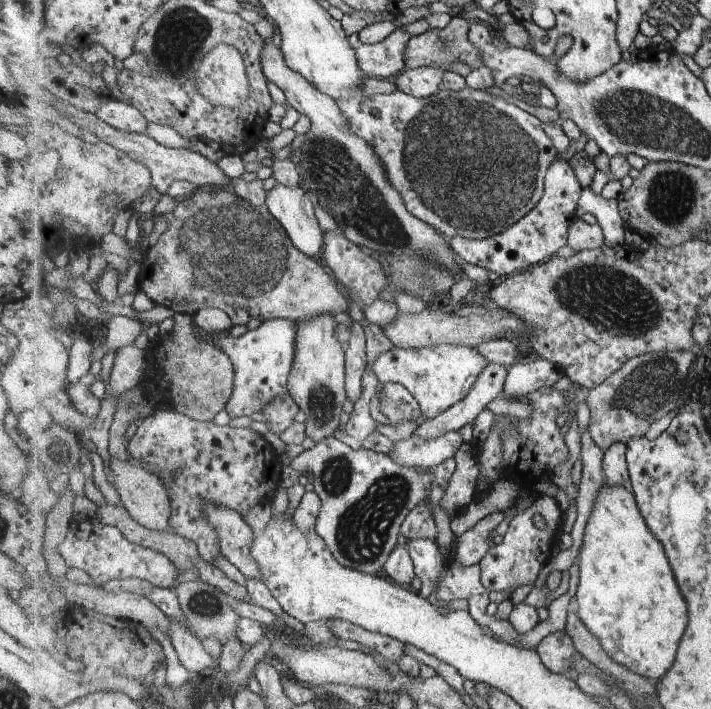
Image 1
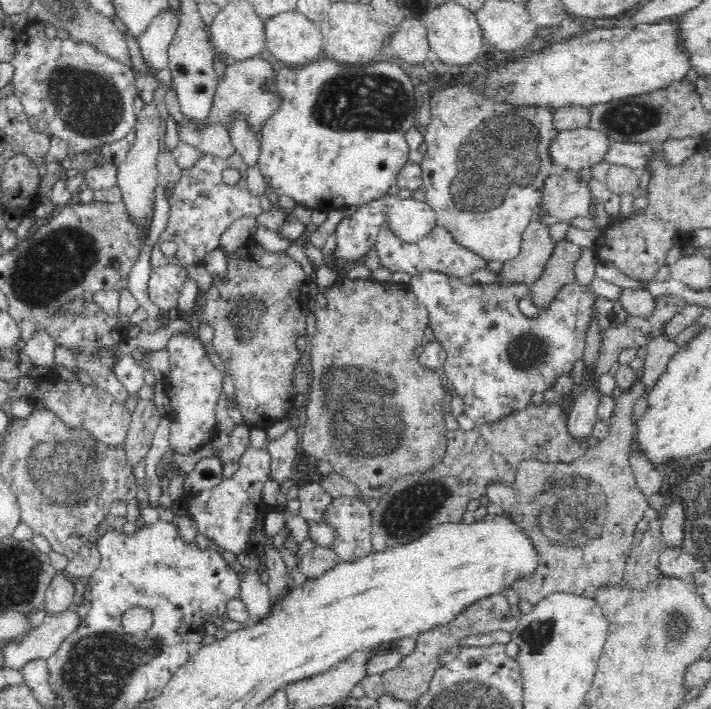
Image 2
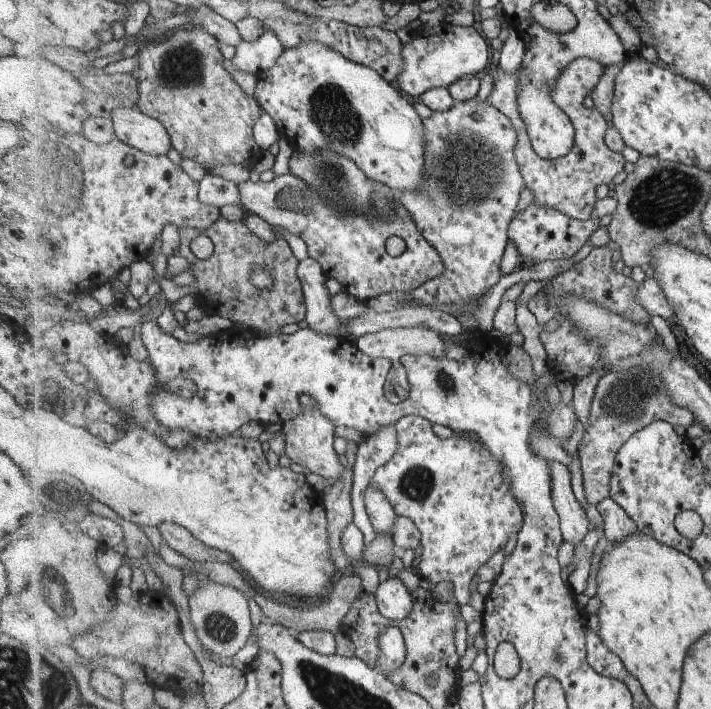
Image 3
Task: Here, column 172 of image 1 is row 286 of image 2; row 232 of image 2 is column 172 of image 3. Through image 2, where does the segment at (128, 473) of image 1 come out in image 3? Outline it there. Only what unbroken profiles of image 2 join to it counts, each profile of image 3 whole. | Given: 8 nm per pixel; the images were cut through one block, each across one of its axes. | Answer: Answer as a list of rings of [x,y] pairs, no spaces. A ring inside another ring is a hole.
[[[161,523],[158,530],[170,548],[191,561],[235,562],[234,556],[210,547],[184,526],[173,523]]]

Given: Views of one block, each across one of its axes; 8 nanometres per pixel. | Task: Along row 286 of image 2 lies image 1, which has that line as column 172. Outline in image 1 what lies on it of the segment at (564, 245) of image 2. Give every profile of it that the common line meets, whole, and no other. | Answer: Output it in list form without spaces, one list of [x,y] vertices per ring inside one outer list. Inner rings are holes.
[[[105,503],[104,505],[97,505],[95,517],[99,518],[102,523],[106,525],[111,525],[112,527],[117,527],[127,540],[132,543],[140,544],[141,548],[153,549],[158,552],[165,553],[175,564],[175,566],[181,570],[181,573],[185,570],[196,570],[198,573],[198,579],[205,581],[207,584],[212,584],[215,588],[221,589],[226,595],[232,600],[249,601],[249,594],[247,594],[247,588],[237,584],[237,582],[227,578],[219,568],[207,562],[198,550],[197,543],[191,539],[185,533],[180,533],[174,529],[167,531],[156,531],[148,529],[146,526],[139,524],[130,514],[127,509],[121,505],[115,505],[111,503]]]

